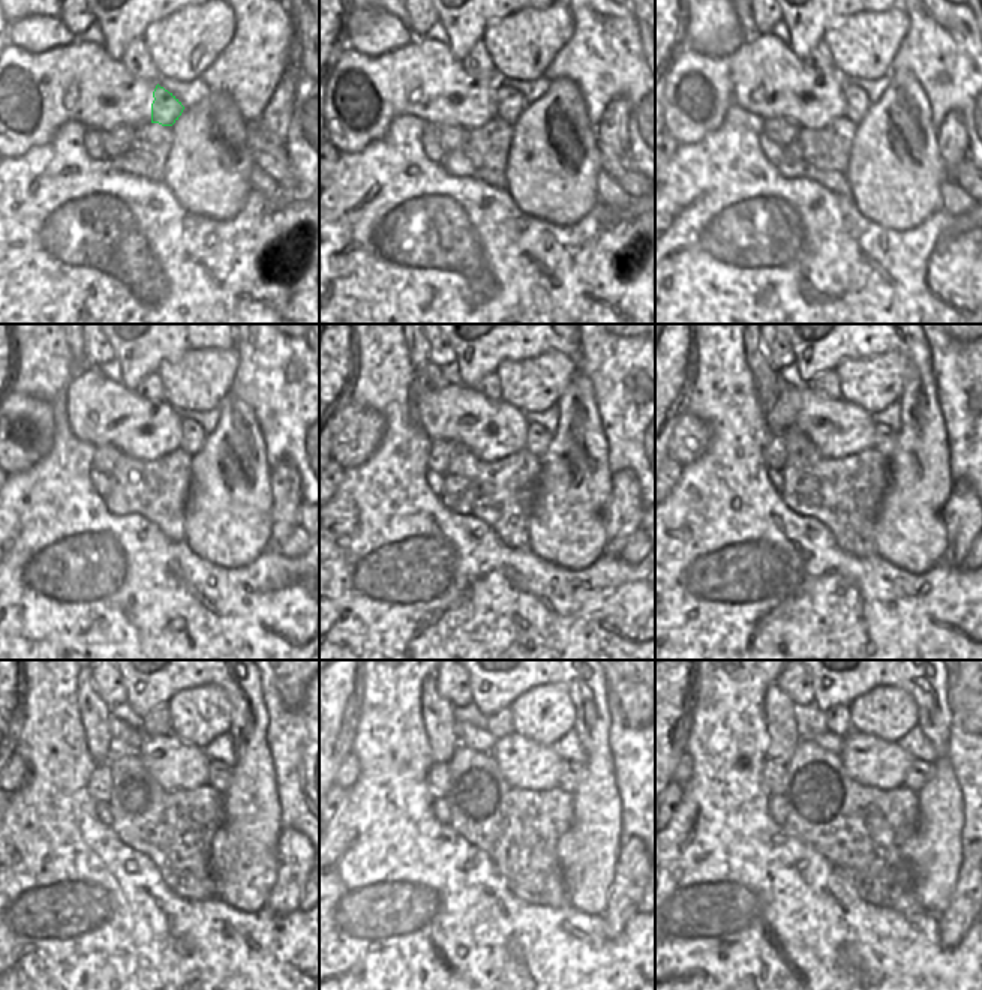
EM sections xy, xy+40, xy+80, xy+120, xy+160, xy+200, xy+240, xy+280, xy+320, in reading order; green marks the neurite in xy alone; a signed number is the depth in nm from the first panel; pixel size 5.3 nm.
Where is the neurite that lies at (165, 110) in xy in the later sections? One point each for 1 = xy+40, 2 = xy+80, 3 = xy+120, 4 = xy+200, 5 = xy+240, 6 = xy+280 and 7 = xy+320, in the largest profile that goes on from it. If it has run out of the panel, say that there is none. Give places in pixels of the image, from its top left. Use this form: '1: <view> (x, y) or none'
1: xy+40 (510, 104)
2: xy+80 (858, 102)
3: xy+120 (194, 437)
4: xy+200 (885, 438)
5: xy+240 (219, 774)
6: xy+280 (573, 773)
7: xy+320 (919, 773)

